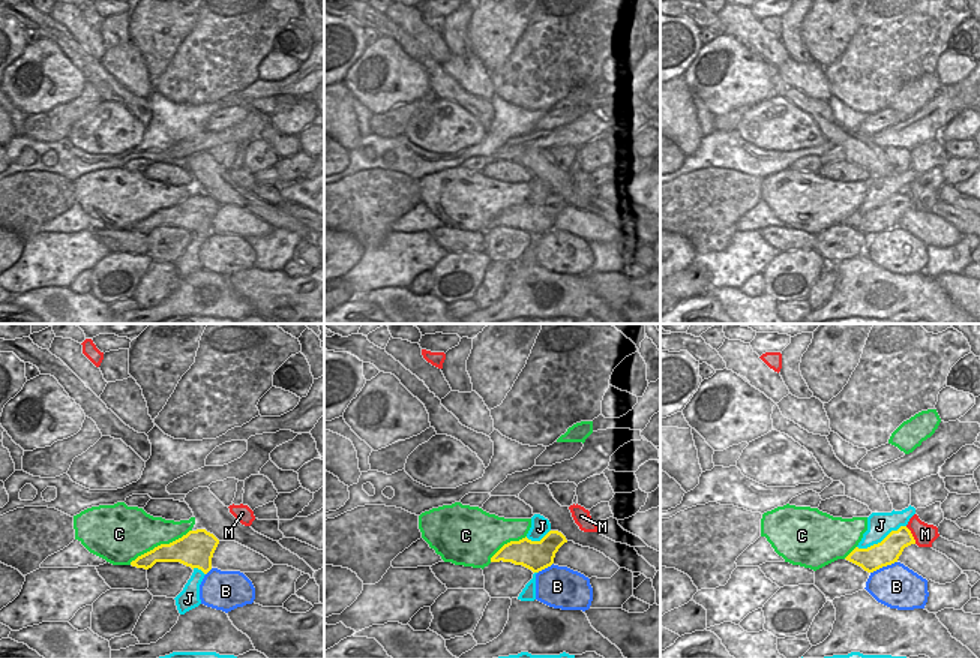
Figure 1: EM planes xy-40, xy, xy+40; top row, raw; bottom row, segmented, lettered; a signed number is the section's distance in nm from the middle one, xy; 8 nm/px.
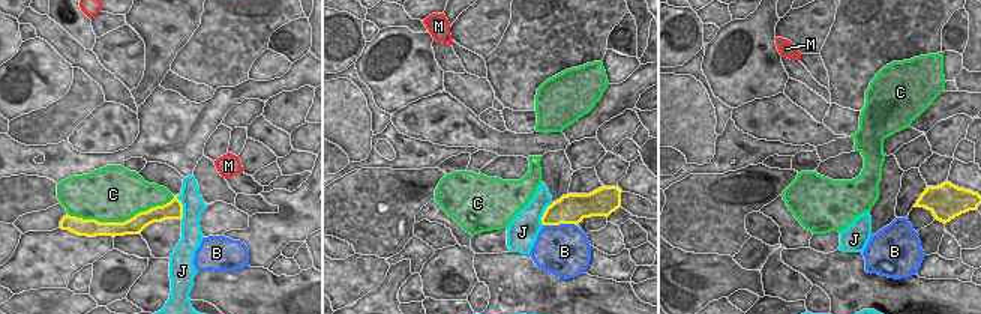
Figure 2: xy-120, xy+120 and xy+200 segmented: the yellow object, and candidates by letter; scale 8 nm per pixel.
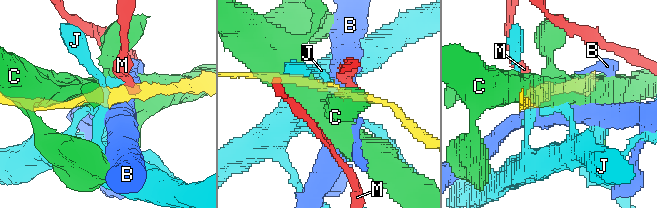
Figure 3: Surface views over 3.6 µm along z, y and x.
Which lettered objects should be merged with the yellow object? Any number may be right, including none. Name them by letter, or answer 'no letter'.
no letter

